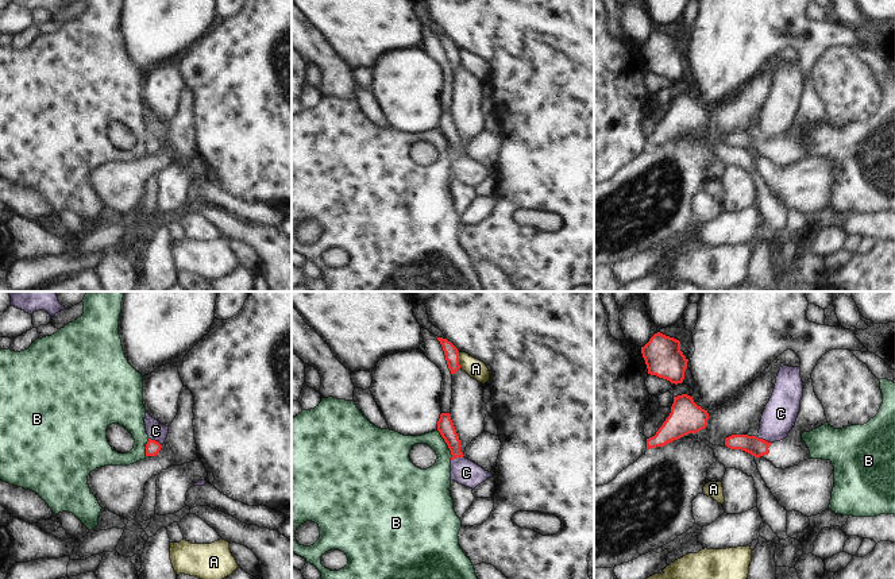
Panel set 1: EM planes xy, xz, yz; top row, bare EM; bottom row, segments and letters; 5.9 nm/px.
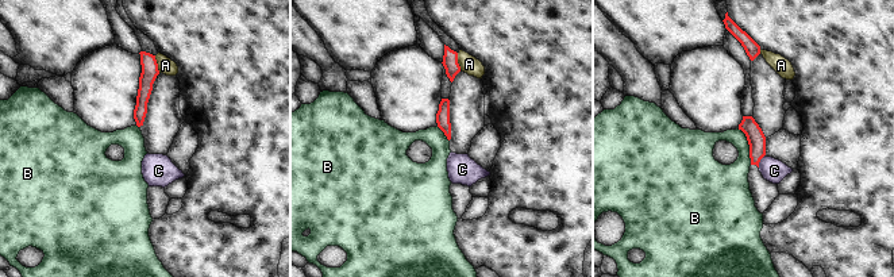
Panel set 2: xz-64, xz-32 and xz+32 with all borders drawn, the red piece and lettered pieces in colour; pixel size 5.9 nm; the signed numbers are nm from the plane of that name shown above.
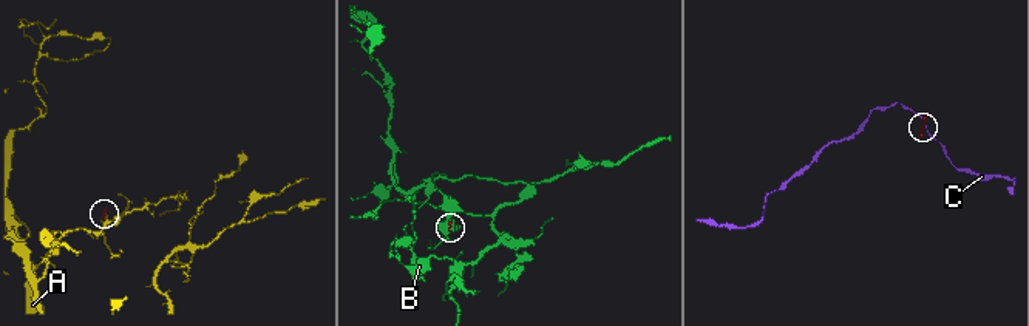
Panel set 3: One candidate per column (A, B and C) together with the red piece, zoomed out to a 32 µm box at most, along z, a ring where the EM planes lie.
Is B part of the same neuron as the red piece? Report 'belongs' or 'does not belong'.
does not belong

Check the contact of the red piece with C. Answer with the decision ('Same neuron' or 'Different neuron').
Different neuron

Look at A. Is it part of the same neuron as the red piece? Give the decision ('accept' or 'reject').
reject

